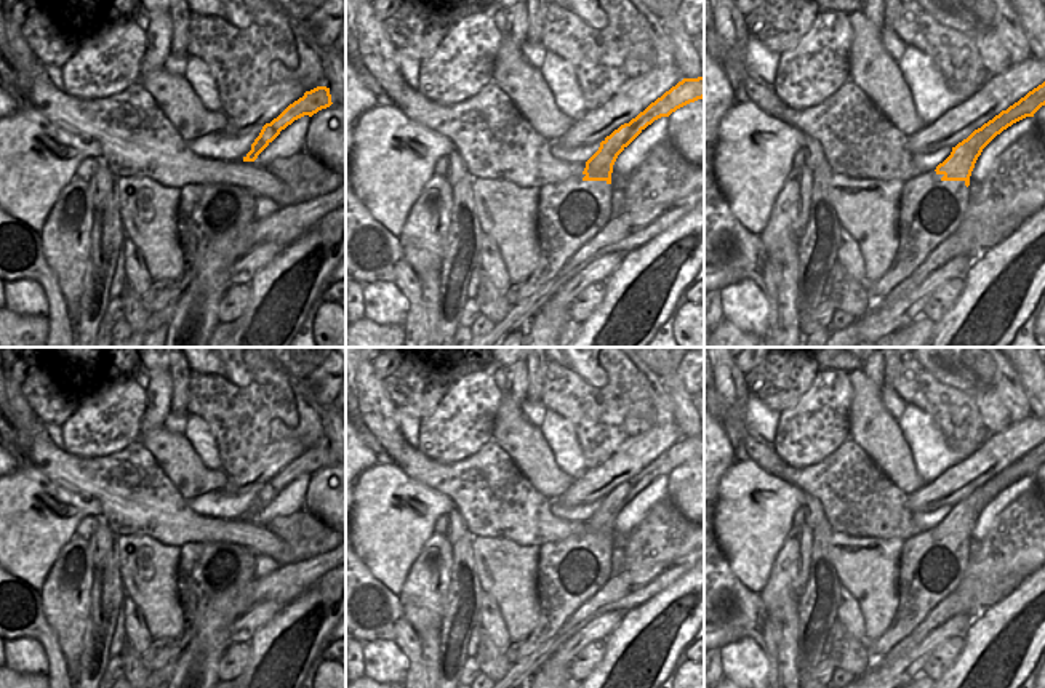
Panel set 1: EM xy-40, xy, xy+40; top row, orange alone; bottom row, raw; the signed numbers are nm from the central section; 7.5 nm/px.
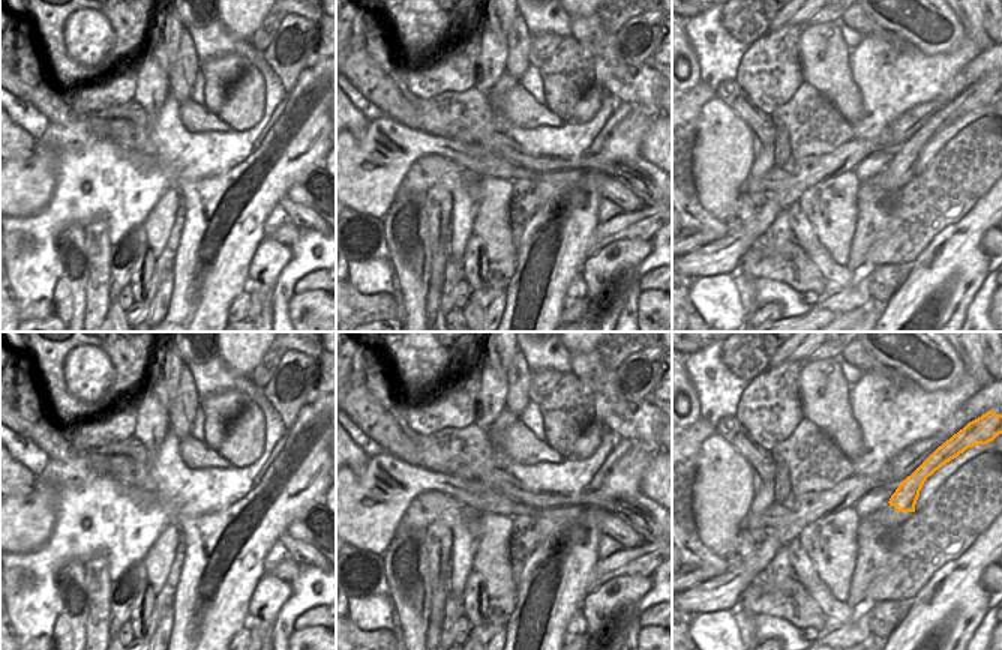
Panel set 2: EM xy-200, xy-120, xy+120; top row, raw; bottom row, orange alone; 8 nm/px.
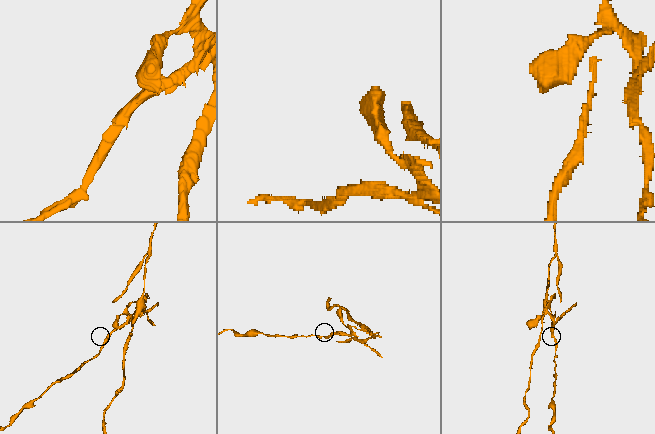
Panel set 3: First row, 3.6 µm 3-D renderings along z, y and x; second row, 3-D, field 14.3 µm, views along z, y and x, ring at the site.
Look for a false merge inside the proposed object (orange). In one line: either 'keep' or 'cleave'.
cleave

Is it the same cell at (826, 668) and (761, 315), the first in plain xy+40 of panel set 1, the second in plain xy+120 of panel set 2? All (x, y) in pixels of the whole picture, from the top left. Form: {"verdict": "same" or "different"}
{"verdict": "same"}

